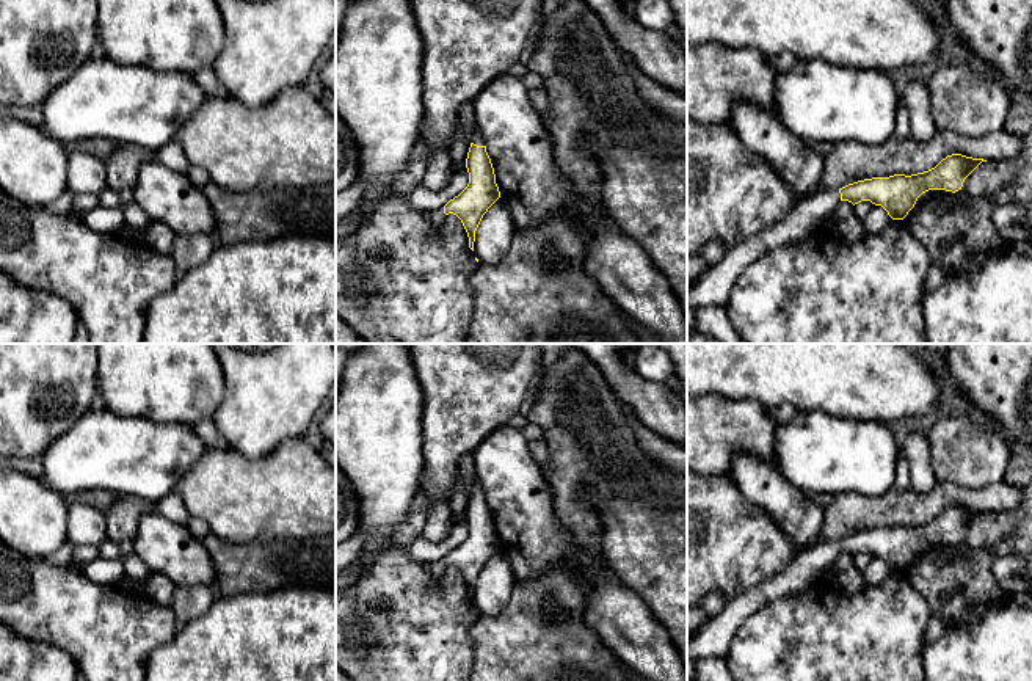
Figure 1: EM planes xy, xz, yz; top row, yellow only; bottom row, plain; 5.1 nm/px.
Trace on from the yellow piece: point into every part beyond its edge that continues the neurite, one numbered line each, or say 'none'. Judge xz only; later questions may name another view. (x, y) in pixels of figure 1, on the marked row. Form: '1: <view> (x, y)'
1: xz (476, 137)

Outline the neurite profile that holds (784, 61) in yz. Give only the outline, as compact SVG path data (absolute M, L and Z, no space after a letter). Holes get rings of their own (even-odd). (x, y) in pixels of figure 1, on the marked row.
M781 53L775 58L770 58L769 63L775 72L781 74L792 69L798 63L798 58L790 53Z

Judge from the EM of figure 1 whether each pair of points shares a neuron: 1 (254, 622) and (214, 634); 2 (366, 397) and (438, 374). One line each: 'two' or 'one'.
1: one
2: two

